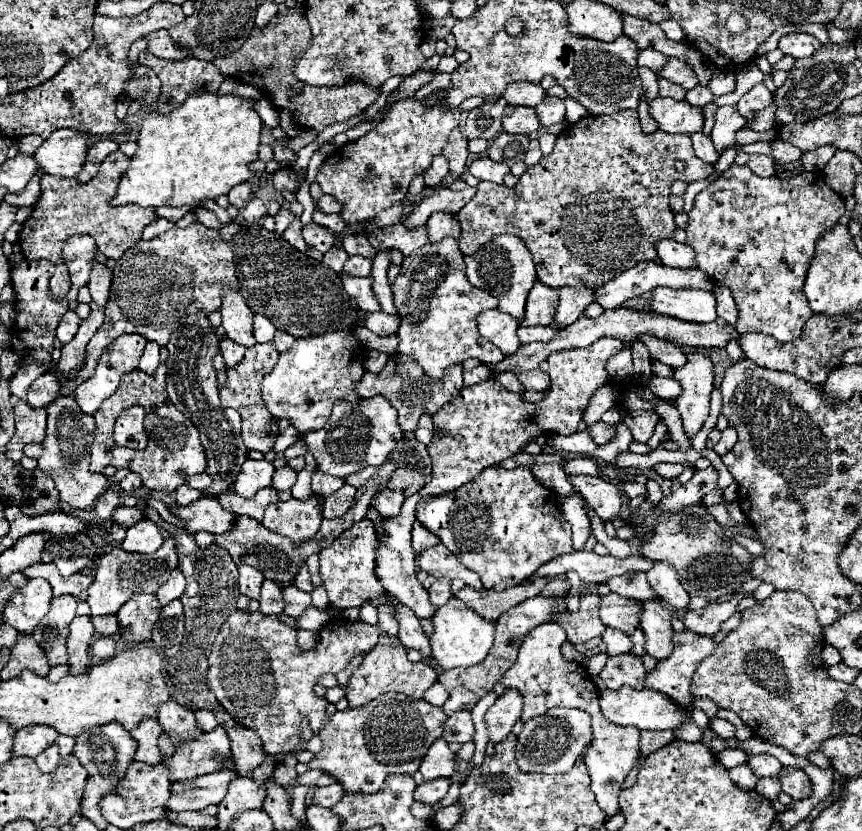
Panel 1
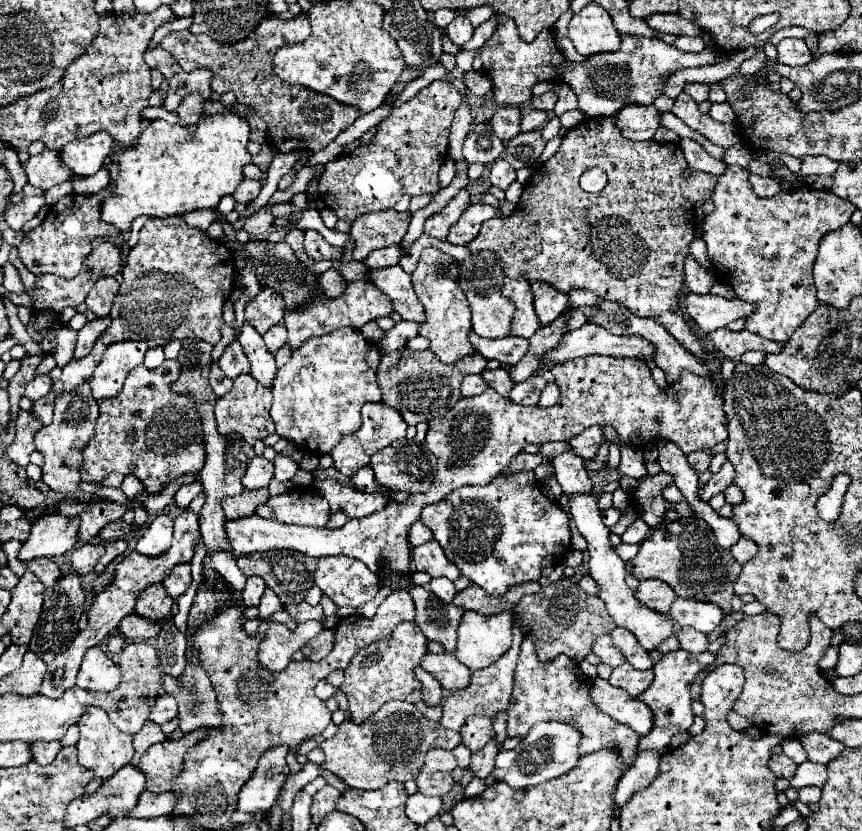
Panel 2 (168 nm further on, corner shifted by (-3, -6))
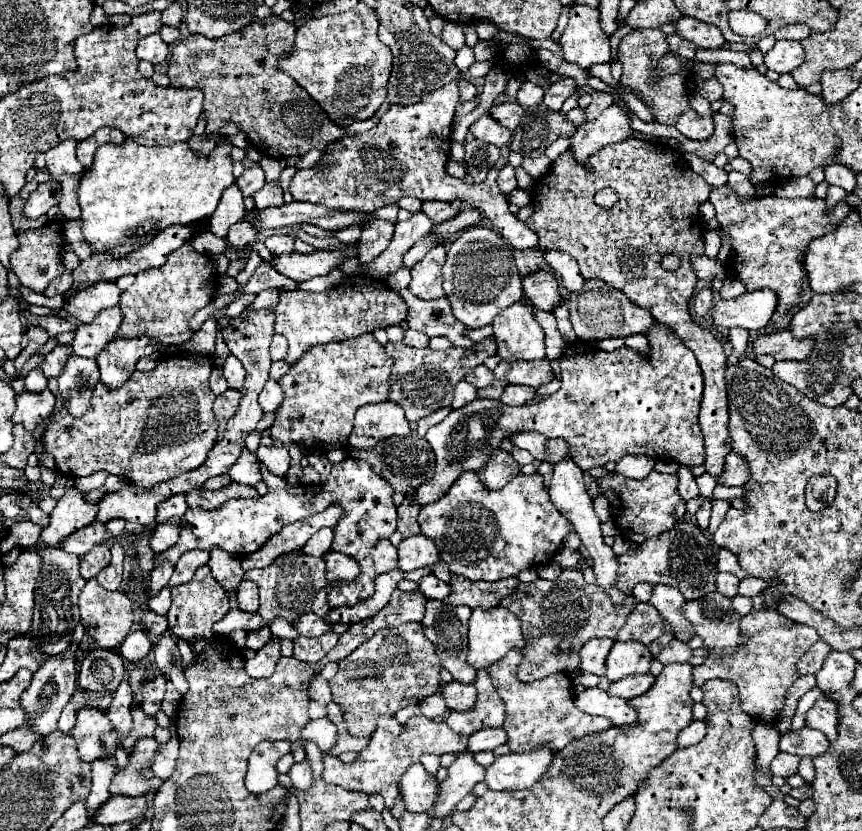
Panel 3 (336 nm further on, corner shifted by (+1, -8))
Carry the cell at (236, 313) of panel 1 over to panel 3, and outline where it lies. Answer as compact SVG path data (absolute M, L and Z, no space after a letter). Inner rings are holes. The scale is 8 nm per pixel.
M268 380L258 398L264 412L274 412L282 404L282 388L276 380Z

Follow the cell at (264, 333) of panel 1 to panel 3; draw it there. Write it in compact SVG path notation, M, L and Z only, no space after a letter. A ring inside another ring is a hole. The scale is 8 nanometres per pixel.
M274 334L272 346L270 346L272 360L284 360L286 354L288 354L288 342L286 342L286 338L280 336L280 334Z

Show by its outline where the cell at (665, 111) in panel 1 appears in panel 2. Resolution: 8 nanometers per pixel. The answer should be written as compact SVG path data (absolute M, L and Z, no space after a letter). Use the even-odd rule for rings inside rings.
M654 104L652 106L624 106L624 110L620 110L616 118L624 136L632 140L650 140L662 120Z

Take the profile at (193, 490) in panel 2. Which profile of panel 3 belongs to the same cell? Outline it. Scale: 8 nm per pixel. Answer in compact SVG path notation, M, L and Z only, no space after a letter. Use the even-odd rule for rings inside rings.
M170 496L168 500L158 504L156 522L166 522L166 520L172 520L172 518L180 518L180 516L184 516L186 510L188 510L188 506L184 502L184 496Z

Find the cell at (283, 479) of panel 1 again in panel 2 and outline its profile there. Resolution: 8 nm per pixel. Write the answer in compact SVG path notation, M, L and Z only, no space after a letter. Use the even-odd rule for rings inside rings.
M278 454L278 456L274 458L274 478L276 478L276 480L288 482L288 480L294 478L296 470L298 470L298 464L296 464L292 458L282 456L282 454Z

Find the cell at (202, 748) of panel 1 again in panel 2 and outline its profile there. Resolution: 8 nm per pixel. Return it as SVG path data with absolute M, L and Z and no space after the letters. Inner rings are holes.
M198 728L192 730L190 734L182 736L180 740L164 740L158 744L152 744L144 758L140 760L140 770L146 774L148 778L148 786L146 790L150 792L168 792L174 788L174 778L182 772L182 764L184 764L184 754L196 746L198 742L204 740L204 736L208 736L208 728Z

